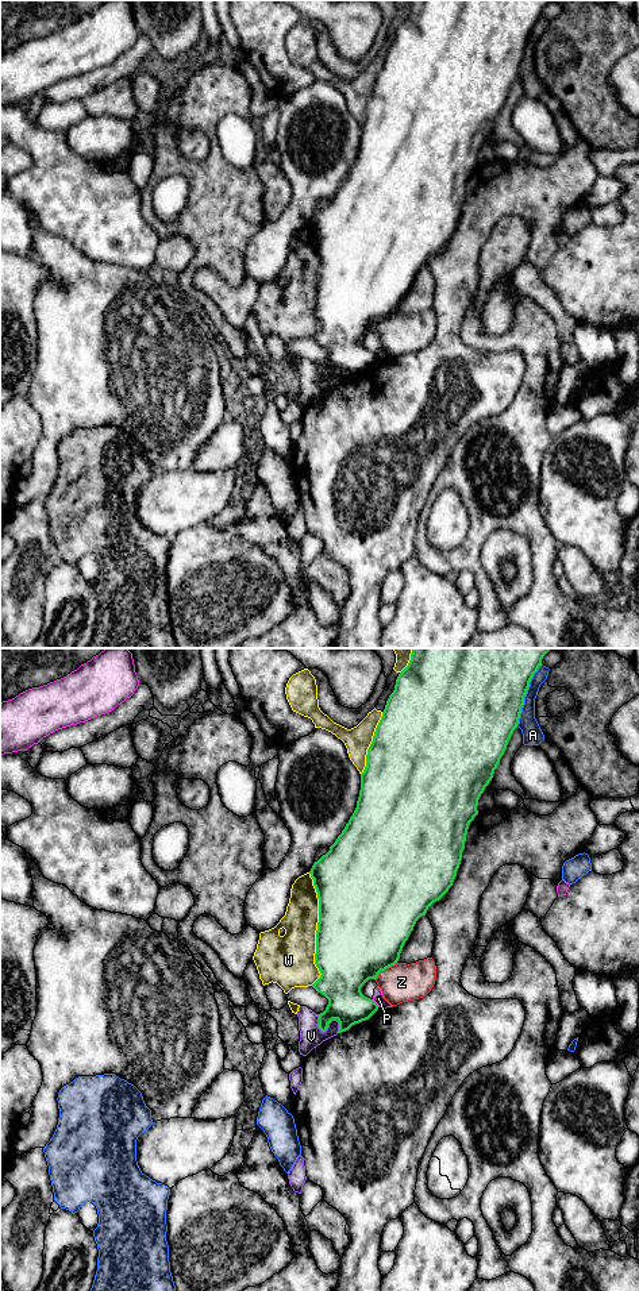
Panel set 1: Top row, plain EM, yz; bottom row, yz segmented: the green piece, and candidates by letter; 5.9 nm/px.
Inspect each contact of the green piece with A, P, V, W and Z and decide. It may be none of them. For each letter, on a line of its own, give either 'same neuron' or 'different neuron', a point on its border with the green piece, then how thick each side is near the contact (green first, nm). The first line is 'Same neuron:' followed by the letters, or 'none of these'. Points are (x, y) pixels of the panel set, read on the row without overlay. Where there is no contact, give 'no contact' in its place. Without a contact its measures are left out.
Same neuron: none of these
A: different neuron | yz (524, 47) | 500/120 nm
P: different neuron | yz (376, 355) | 260/70 nm
V: different neuron | yz (326, 380) | 220/140 nm
W: different neuron | yz (318, 281) | 500/300 nm
Z: different neuron | yz (385, 320) | 500/220 nm

